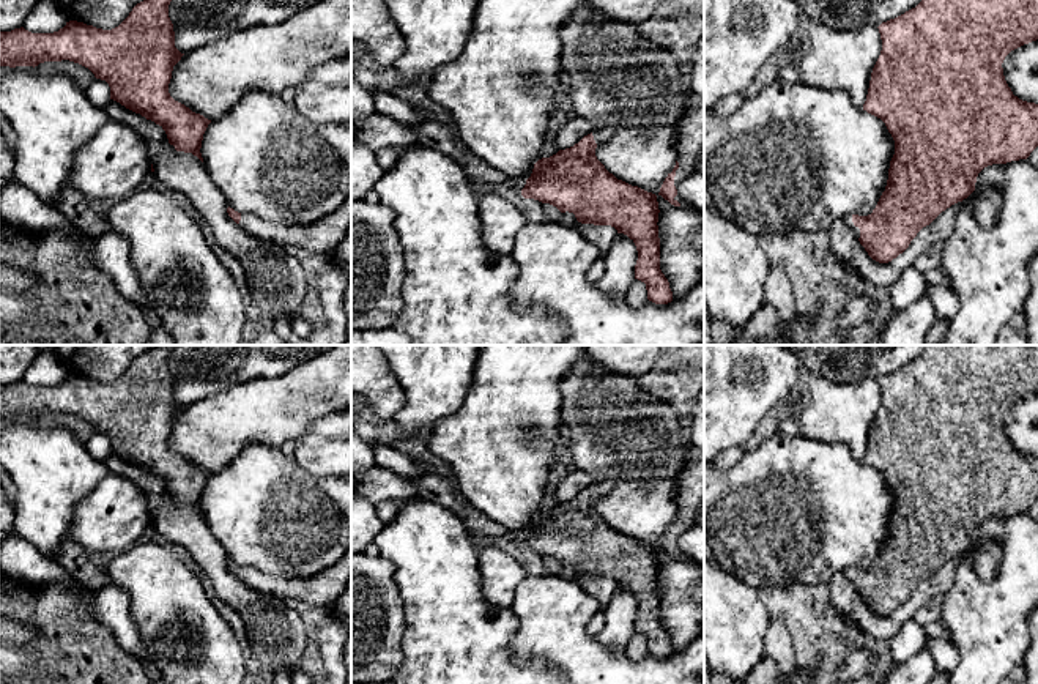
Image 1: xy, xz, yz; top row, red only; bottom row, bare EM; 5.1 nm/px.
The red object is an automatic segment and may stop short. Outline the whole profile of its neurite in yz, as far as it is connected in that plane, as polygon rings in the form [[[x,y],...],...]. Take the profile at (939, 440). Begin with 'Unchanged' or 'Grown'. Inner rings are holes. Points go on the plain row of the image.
Grown. [[[925,345],[915,361],[882,375],[877,381],[882,392],[882,403],[871,426],[863,463],[885,476],[895,493],[895,507],[890,514],[885,544],[873,566],[868,569],[846,567],[843,572],[873,613],[888,616],[903,607],[917,586],[929,578],[942,564],[967,552],[975,544],[977,530],[984,520],[1027,512],[1038,500],[1038,457],[1014,449],[1005,433],[1002,421],[1005,410],[1011,403],[1038,392],[1038,345]]]

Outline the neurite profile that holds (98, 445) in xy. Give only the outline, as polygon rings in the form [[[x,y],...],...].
[[[96,432],[87,443],[87,451],[98,460],[106,460],[110,454],[110,440],[106,433]]]

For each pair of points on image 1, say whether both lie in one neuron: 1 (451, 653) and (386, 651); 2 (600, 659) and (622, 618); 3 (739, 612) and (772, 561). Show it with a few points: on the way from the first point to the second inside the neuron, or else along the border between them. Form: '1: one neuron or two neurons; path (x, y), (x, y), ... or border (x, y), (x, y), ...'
1: two neurons; border (402, 613), (404, 635), (402, 662), (399, 667)
2: two neurons; border (596, 639), (615, 651), (624, 653)
3: two neurons; border (723, 569), (756, 588)

